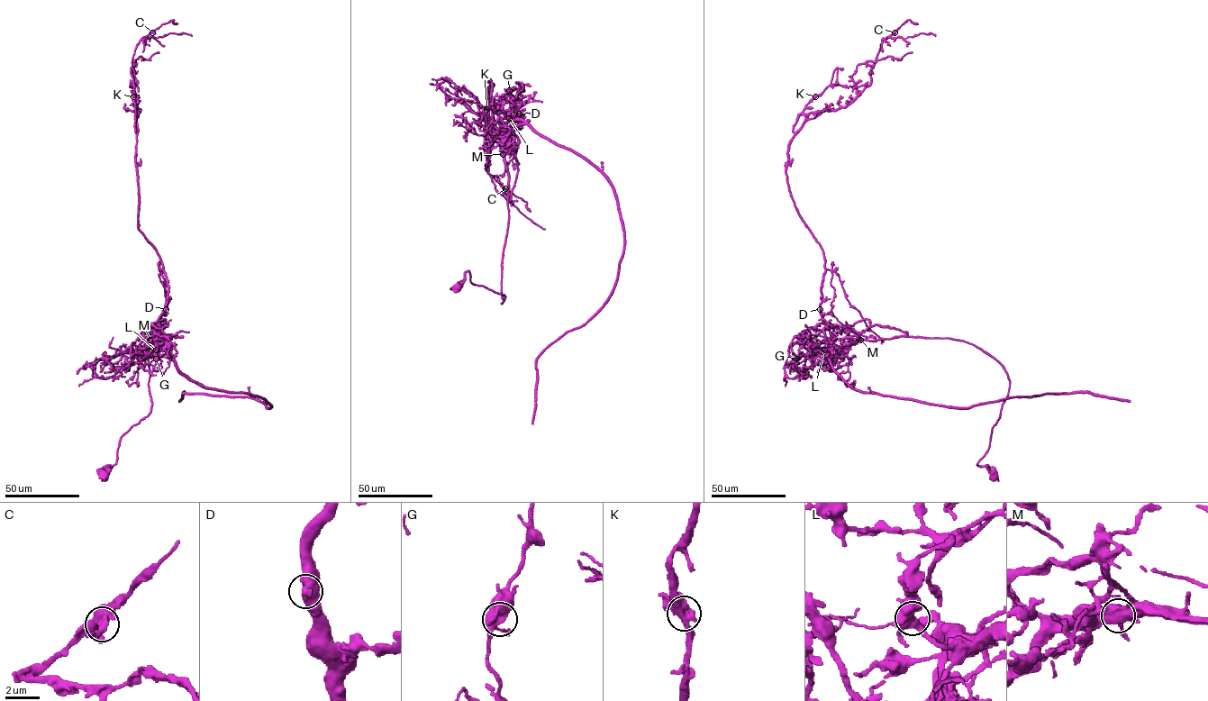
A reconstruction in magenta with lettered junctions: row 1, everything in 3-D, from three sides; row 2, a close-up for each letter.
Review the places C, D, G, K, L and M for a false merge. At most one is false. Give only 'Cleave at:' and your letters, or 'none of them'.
Cleave at: M

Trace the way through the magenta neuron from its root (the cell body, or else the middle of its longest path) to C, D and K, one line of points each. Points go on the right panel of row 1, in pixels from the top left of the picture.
C: (994, 477), (977, 463), (1004, 368), (962, 341), (852, 340), (787, 182), (790, 141), (869, 85), (894, 32)
D: (994, 477), (977, 463), (1008, 392), (999, 362), (948, 338), (863, 340), (853, 328), (824, 327), (820, 309)
K: (994, 477), (977, 463), (1004, 368), (962, 341), (852, 340), (832, 314), (832, 273), (786, 173), (815, 96)

